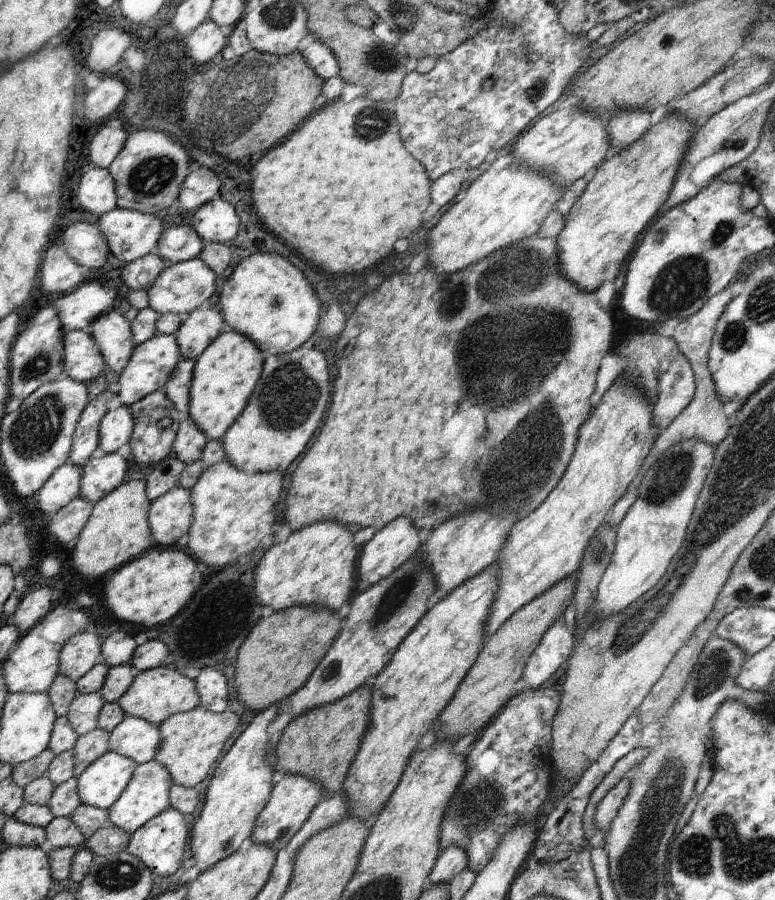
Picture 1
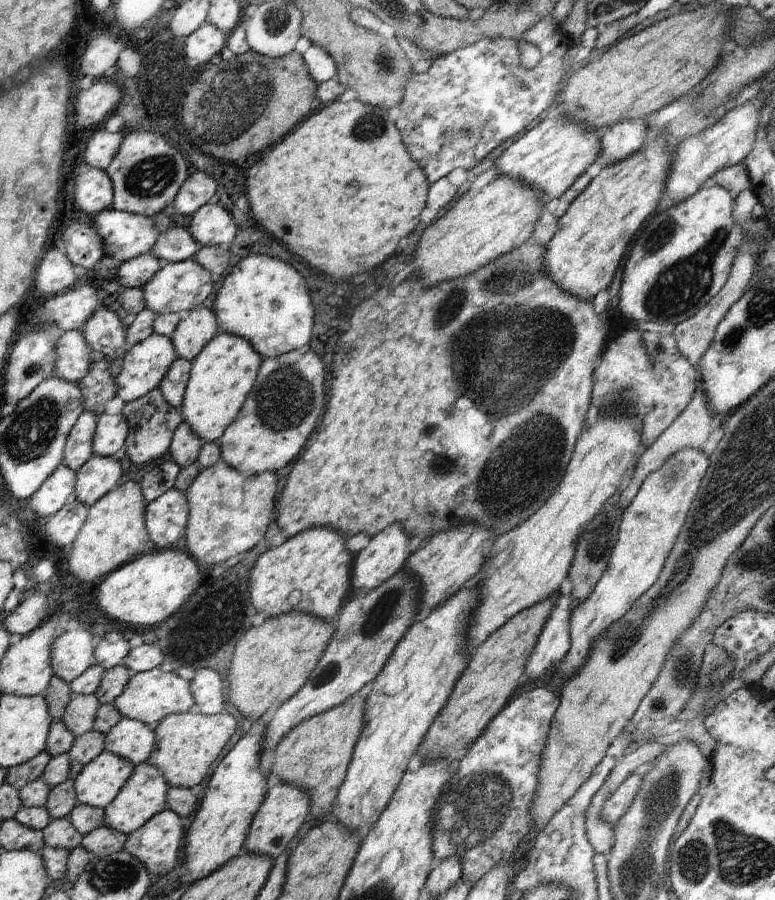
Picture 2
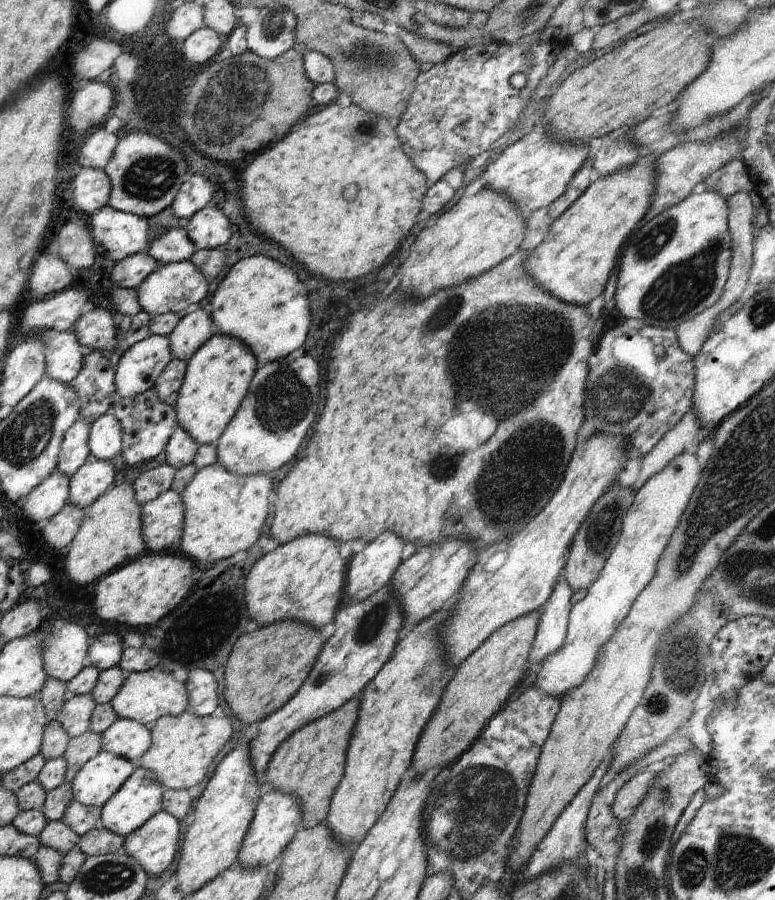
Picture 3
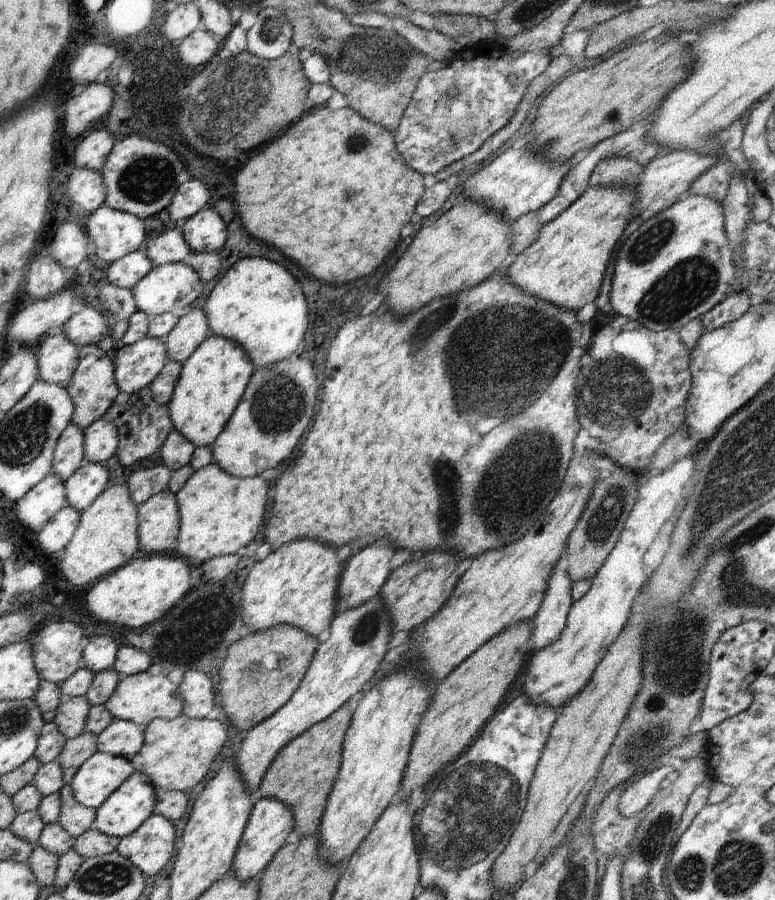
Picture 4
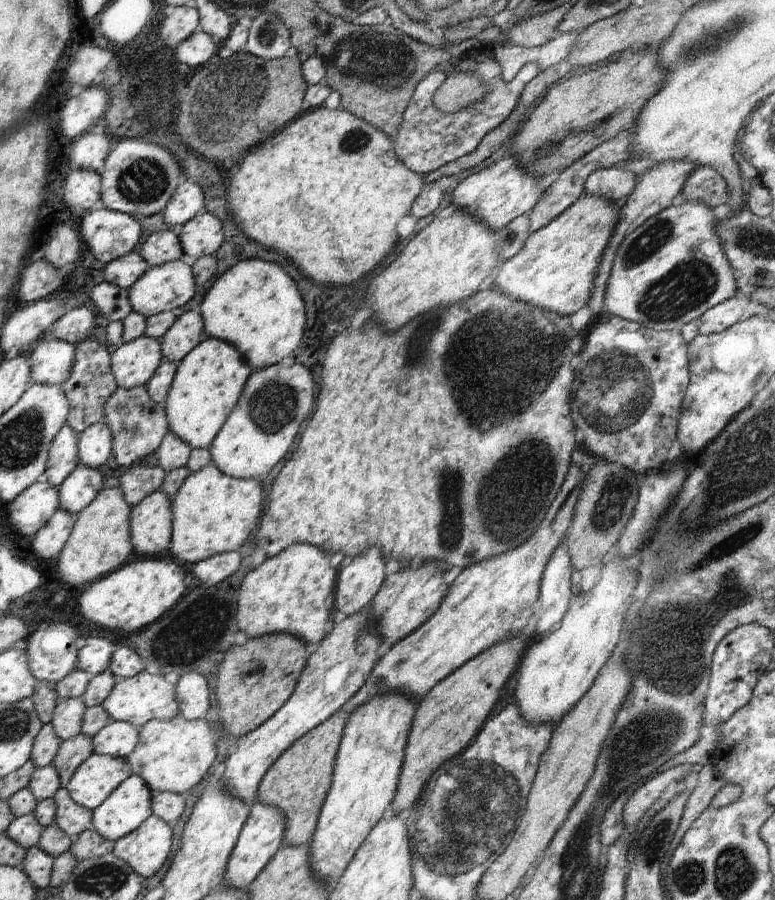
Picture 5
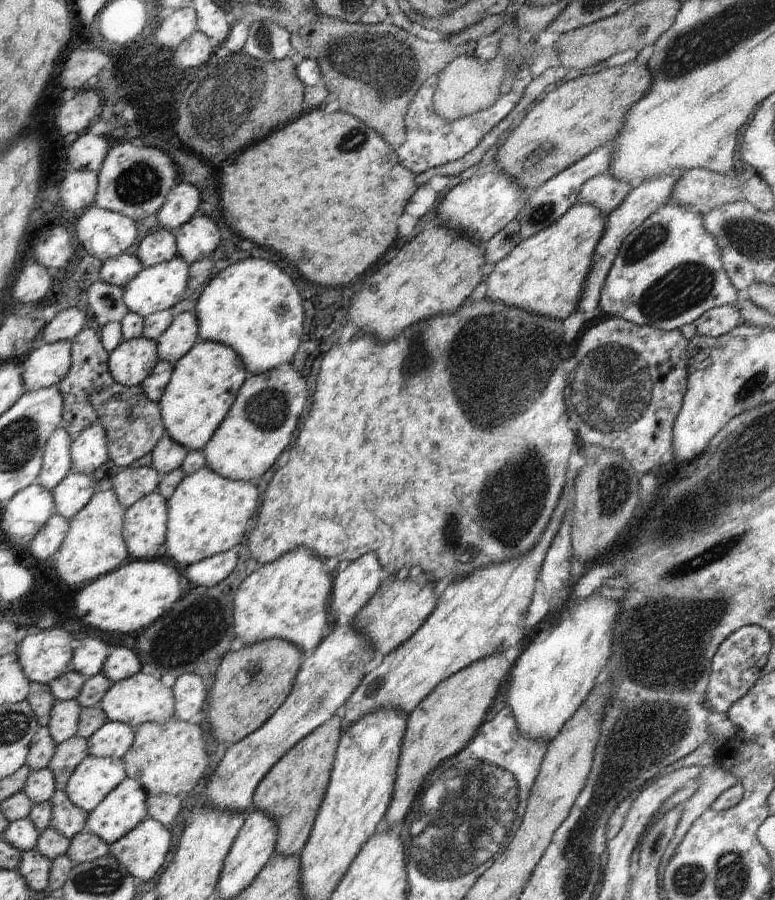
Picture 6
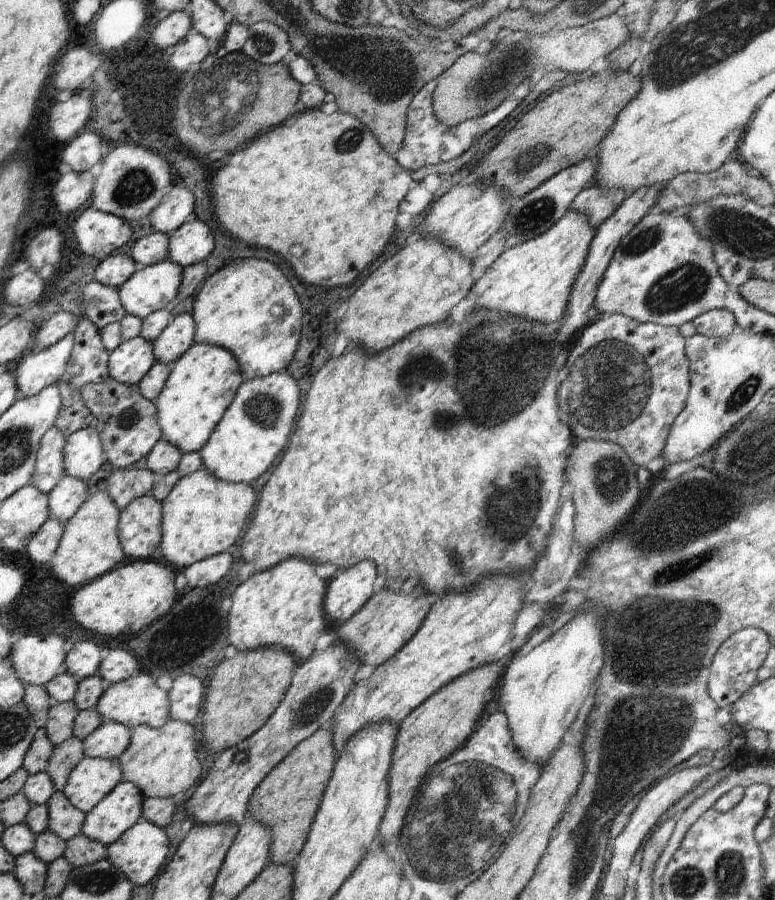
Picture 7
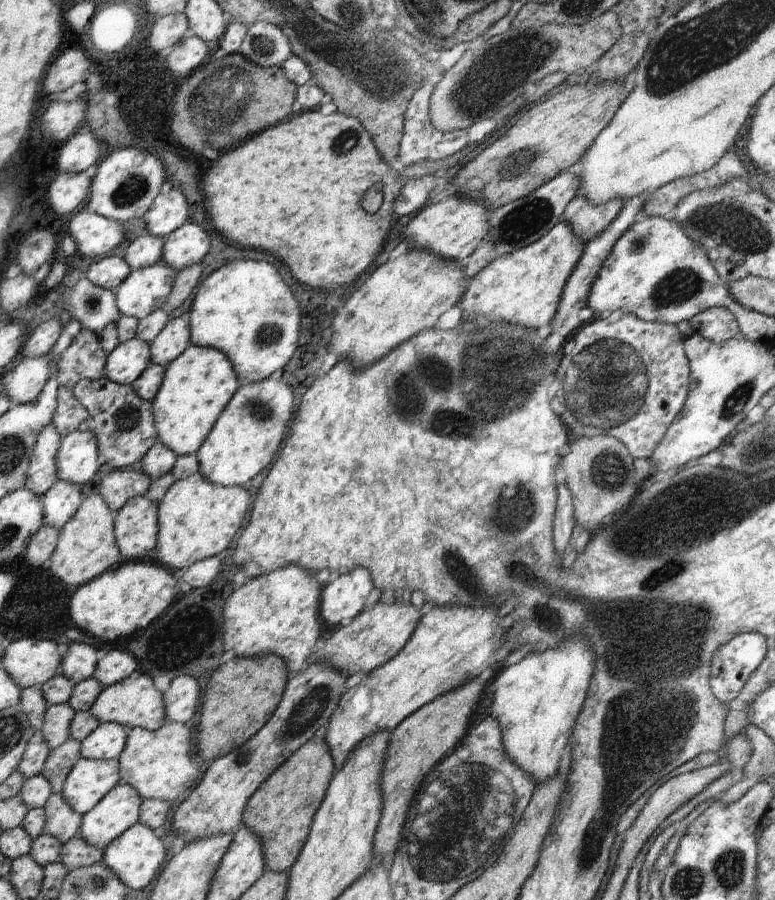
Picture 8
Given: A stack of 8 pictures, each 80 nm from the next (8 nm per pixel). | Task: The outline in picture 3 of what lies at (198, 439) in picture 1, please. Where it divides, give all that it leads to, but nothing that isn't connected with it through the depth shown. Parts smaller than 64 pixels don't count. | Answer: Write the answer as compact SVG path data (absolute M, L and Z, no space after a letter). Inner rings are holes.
M176 426L166 443L165 452L162 456L163 462L173 466L176 470L193 464L200 445L189 434L186 434L182 427Z

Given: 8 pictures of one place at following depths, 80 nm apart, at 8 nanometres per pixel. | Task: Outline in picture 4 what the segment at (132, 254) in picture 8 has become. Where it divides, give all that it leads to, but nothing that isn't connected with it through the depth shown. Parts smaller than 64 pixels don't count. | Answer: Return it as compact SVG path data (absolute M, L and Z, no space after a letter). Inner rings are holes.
M180 229L167 230L150 238L145 249L153 267L180 262L191 252Z

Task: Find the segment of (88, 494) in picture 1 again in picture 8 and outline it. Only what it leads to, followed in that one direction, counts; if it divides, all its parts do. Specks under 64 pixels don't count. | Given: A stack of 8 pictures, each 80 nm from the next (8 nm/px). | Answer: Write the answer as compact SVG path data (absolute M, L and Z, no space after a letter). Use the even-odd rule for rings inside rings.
M57 480L41 497L43 524L60 530L76 514L85 499L81 489L80 485Z

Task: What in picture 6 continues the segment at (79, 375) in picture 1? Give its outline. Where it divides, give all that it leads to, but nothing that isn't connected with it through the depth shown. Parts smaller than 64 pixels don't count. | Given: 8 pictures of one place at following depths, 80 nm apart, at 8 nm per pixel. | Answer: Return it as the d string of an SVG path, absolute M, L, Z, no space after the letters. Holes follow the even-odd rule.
M71 342L37 343L34 349L21 359L20 372L26 391L51 387L62 382L68 374L71 362Z

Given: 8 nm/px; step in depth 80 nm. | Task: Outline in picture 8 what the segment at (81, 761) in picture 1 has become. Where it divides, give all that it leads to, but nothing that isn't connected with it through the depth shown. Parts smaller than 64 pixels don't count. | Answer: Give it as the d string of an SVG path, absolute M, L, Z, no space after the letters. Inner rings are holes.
M72 738L50 751L41 774L51 784L53 793L61 794L66 777L80 757L81 741Z

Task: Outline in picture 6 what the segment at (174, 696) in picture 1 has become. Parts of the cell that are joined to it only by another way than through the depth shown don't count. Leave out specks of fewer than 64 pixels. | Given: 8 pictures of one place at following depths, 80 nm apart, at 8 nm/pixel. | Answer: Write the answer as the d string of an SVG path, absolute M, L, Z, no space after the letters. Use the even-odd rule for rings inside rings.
M136 673L129 679L115 682L99 702L98 706L106 713L108 721L118 721L133 728L144 723L164 724L174 717L175 702L171 688L164 686L159 675Z

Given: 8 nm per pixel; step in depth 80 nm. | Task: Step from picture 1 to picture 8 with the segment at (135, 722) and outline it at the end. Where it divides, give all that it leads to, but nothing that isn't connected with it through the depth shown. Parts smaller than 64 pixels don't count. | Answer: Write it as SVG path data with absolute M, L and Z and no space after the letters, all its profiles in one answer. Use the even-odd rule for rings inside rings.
M100 723L84 740L81 740L81 756L85 759L117 759L124 750L130 729L111 723Z

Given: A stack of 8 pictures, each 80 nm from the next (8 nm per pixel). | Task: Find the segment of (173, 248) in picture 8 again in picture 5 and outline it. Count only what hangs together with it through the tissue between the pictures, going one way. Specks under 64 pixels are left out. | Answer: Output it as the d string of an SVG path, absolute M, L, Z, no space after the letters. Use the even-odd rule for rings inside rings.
M200 212L177 229L184 253L194 258L215 255L224 244L222 224L208 212Z

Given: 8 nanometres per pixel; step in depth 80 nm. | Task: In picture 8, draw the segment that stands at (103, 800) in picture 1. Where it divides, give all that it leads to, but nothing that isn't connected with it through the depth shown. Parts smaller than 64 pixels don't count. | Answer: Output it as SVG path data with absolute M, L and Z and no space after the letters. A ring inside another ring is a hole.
M81 756L70 771L70 774L66 777L61 795L66 799L66 804L72 810L84 816L120 783L118 759L85 759Z

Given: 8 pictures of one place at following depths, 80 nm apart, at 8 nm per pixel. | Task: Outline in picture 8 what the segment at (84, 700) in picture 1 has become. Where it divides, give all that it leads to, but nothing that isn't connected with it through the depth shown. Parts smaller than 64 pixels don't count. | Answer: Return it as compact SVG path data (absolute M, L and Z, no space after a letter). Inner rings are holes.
M66 702L49 705L43 714L43 727L40 732L50 750L64 744L70 736L70 725L77 712Z

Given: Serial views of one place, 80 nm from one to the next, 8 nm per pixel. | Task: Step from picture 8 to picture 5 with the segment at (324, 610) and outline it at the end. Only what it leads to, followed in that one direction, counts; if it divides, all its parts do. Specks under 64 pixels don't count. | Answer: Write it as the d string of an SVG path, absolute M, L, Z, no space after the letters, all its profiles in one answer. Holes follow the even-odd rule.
M367 548L339 569L331 605L334 611L356 614L374 598L387 577L379 548Z

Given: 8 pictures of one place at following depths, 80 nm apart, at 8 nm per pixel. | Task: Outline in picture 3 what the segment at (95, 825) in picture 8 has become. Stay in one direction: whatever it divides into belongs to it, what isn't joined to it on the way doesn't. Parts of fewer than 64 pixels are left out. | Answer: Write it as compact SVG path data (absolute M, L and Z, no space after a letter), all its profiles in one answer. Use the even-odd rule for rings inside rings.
M137 768L101 808L100 820L103 828L125 838L160 811L165 788L156 778L148 769Z

